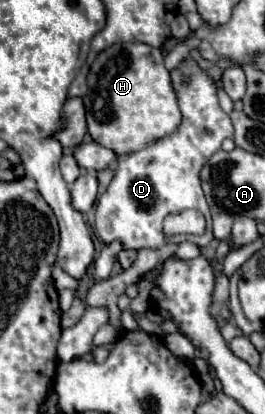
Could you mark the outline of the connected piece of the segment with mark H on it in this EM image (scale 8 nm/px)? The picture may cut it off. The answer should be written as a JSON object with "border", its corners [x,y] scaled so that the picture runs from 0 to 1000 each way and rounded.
{"border":[[[551,104],[415,109],[392,123],[377,123],[370,138],[355,143],[325,196],[332,196],[332,220],[309,234],[309,244],[325,258],[332,321],[370,350],[423,360],[445,379],[536,360],[536,350],[558,350],[566,341],[589,341],[596,331],[649,321],[679,302],[687,278],[664,249],[664,225],[649,220],[642,205],[642,176],[619,157],[611,123],[589,114],[566,114]]]}

